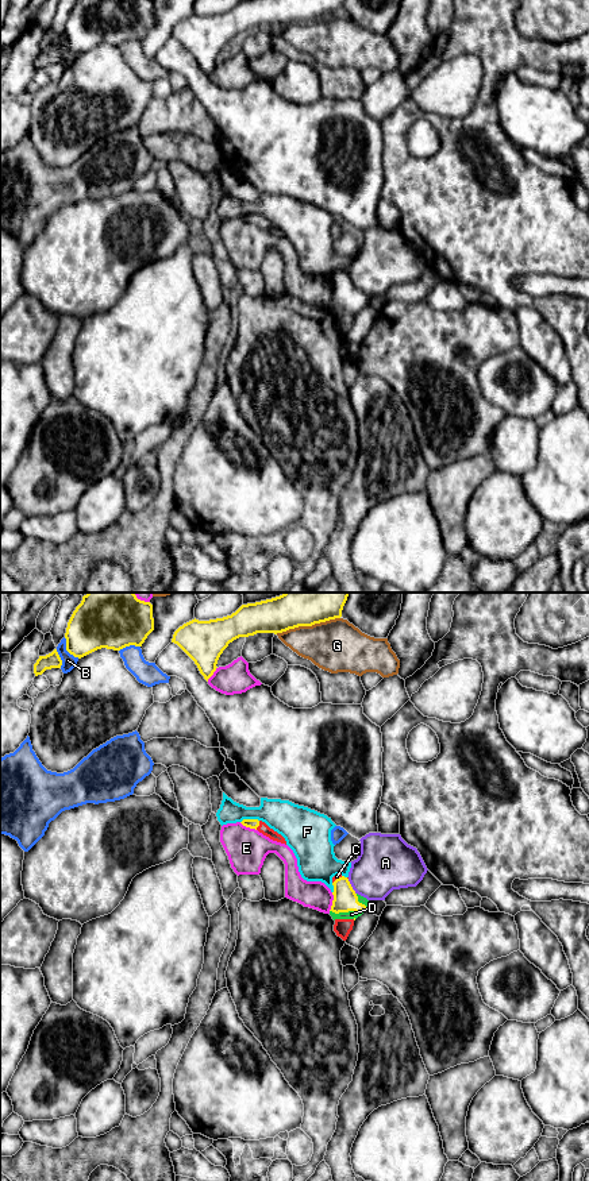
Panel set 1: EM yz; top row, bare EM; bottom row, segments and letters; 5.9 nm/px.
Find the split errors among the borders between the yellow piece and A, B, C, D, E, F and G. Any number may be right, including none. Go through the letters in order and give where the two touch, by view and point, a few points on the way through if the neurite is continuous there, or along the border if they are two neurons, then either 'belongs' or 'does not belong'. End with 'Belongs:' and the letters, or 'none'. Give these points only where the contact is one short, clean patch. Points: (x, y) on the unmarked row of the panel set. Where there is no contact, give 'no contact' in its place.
A: meets yellow in yz at (351, 282); does not belong
B: meets yellow in yz at (66, 45); does not belong
C: meets yellow in yz at (258, 220); does not belong
D: meets yellow in yz at (349, 305); runs through yz (345, 294), (349, 305), (351, 309); belongs
E: meets yellow in yz at (333, 297); does not belong
F: meets yellow in yz at (249, 215); does not belong
G: meets yellow in yz at (307, 20); does not belong
Belongs: D

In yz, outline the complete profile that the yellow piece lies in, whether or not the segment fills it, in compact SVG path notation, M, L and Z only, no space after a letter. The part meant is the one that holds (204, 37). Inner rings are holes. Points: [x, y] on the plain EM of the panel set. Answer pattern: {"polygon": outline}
{"polygon": "M242 0L231 11L199 16L192 15L180 22L172 34L197 61L200 69L208 74L216 66L216 59L230 38L239 32L249 32L257 28L282 28L299 22L312 22L315 19L340 13L344 0Z"}

